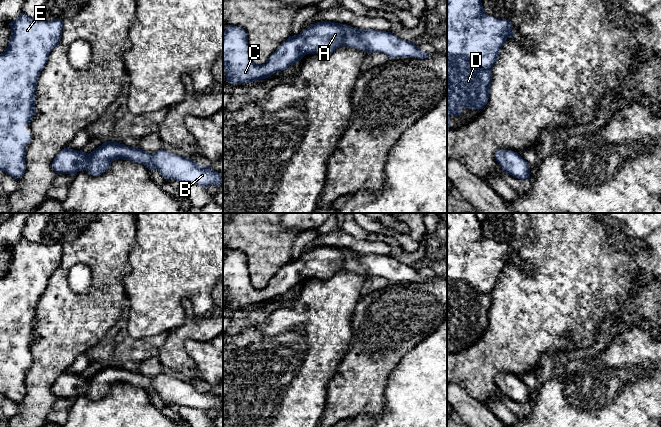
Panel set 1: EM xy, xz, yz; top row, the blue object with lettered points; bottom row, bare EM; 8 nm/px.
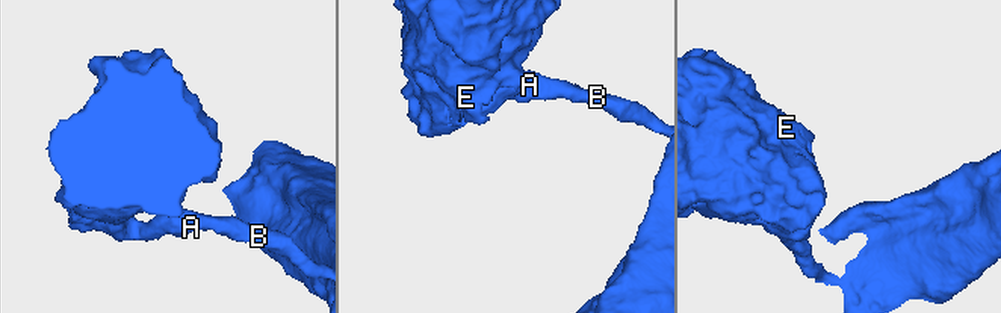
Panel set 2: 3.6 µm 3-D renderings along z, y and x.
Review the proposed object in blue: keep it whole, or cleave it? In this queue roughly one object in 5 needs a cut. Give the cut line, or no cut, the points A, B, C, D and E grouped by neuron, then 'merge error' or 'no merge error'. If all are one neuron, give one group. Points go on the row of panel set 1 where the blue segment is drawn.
no cut; A B C D E; no merge error

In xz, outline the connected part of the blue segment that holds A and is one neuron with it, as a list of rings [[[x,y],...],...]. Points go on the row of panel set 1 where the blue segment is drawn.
[[[321,21],[298,35],[289,36],[265,64],[259,65],[251,59],[246,31],[228,25],[223,32],[223,67],[228,83],[247,84],[269,78],[298,63],[307,54],[327,56],[341,46],[363,50],[368,54],[383,53],[390,59],[424,59],[431,54],[391,32],[358,30],[346,24]]]

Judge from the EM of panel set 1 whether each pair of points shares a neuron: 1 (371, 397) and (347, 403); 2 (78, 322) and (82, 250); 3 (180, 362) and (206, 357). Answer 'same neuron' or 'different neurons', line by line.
1: same neuron
2: same neuron
3: different neurons

